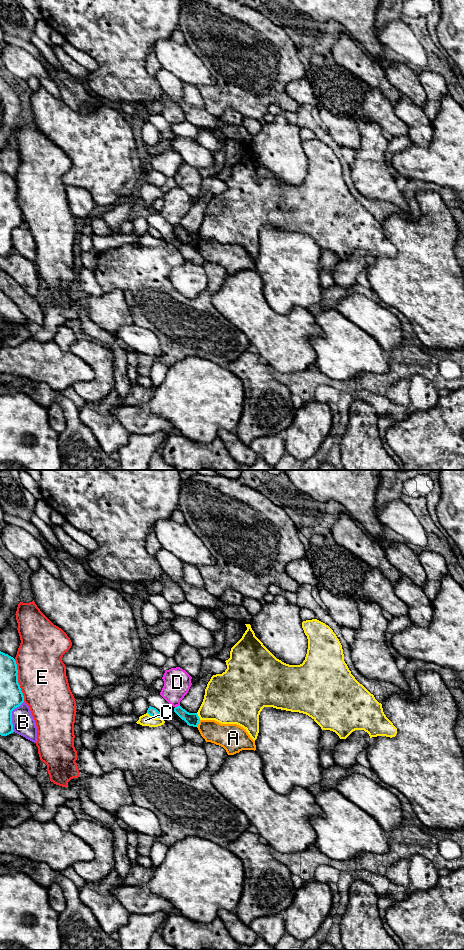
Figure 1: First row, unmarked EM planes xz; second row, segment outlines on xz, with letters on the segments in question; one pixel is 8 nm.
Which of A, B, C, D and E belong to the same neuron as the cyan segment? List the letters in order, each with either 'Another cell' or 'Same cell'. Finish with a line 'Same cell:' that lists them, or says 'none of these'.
A: Another cell
B: Another cell
C: Another cell
D: Another cell
E: Another cell
Same cell: none of these

